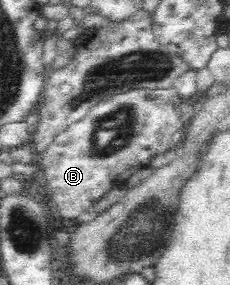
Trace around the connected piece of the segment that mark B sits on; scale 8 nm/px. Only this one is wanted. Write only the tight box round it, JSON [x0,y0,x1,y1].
[36,87,187,218]

